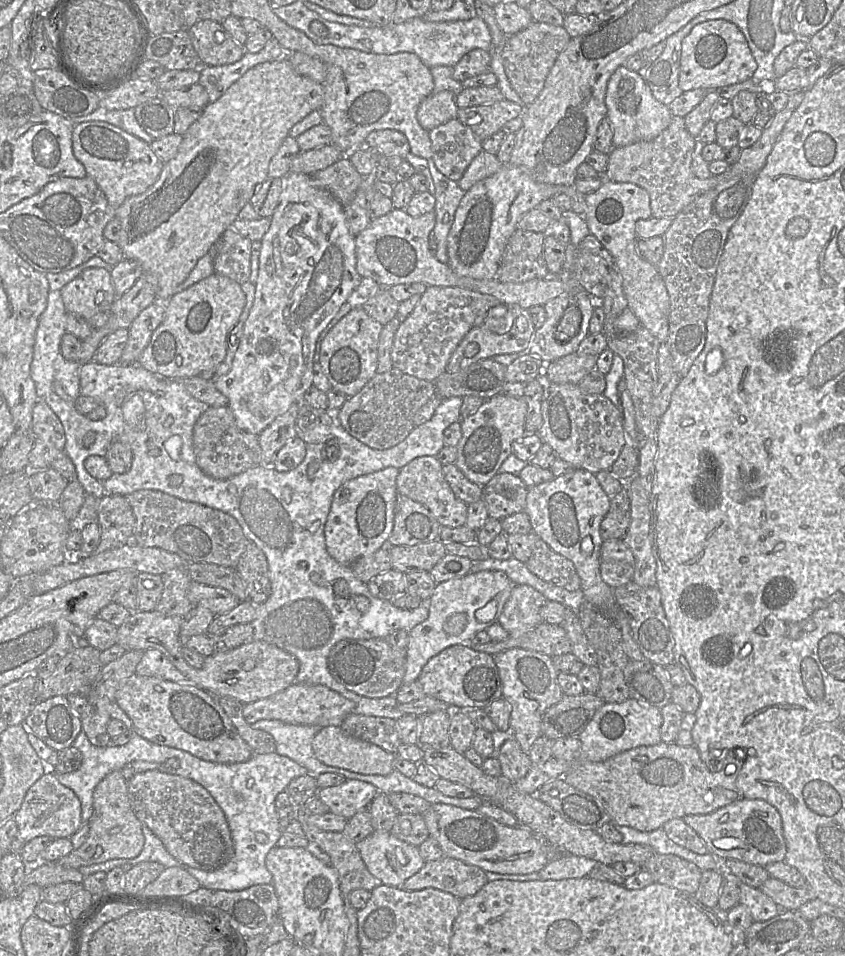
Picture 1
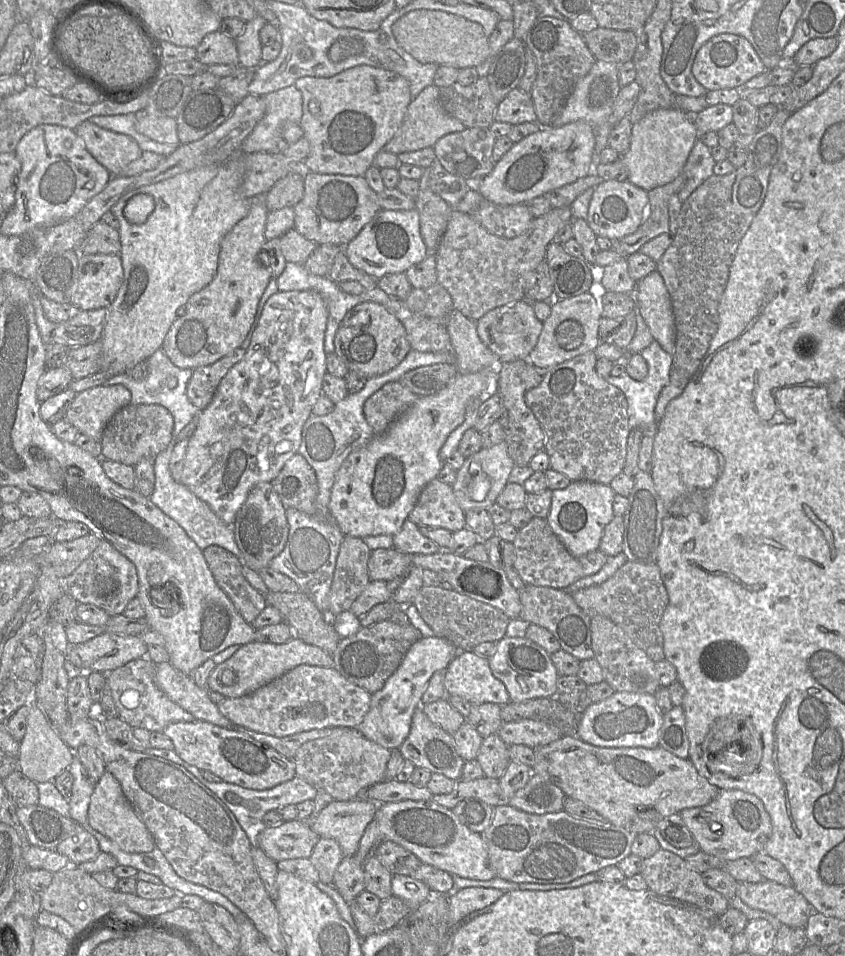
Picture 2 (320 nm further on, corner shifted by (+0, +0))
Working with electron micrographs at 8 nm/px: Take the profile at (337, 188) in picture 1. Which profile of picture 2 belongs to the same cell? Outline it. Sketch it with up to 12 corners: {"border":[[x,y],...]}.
{"border":[[304,172],[294,229],[345,247],[381,210],[364,176]]}

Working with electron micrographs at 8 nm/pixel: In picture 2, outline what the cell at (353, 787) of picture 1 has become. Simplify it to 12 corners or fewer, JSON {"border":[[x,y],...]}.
{"border":[[367,798],[333,800],[311,828],[354,856],[378,806]]}

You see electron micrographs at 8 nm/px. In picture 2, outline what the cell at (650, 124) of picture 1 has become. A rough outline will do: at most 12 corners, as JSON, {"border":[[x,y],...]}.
{"border":[[657,109],[633,123],[621,155],[646,191],[678,177],[699,133],[692,115]]}

